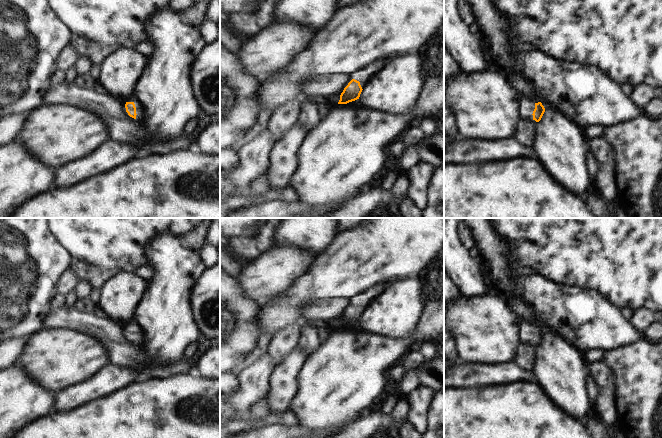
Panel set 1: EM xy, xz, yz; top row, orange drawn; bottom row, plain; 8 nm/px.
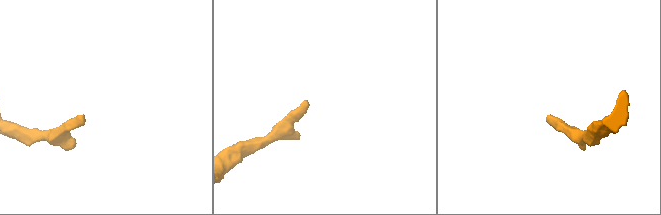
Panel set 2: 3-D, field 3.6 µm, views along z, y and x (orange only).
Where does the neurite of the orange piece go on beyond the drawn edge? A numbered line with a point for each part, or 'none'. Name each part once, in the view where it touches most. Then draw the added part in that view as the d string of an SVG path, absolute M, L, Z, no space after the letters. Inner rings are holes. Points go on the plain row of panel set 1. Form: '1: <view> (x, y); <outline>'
1: xy (141, 339); M135 324L134 328L136 331L136 338L137 338L136 343L138 344L138 346L144 347L147 341L145 330L139 324Z

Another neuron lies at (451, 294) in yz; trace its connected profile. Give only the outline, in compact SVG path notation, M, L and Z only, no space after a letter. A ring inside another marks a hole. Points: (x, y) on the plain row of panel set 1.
M444 272L444 311L447 310L448 306L455 302L459 297L459 291Z

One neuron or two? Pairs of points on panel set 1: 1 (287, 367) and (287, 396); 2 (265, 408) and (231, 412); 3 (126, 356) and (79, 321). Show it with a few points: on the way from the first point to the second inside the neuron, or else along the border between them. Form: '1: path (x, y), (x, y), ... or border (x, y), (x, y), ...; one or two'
1: path (287, 374), (287, 389); one
2: path (257, 412), (250, 417), (239, 417); one
3: path (115, 344), (95, 324), (91, 323); one

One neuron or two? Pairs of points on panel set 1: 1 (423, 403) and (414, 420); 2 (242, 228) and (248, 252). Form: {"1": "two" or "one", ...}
{"1": "one", "2": "two"}

